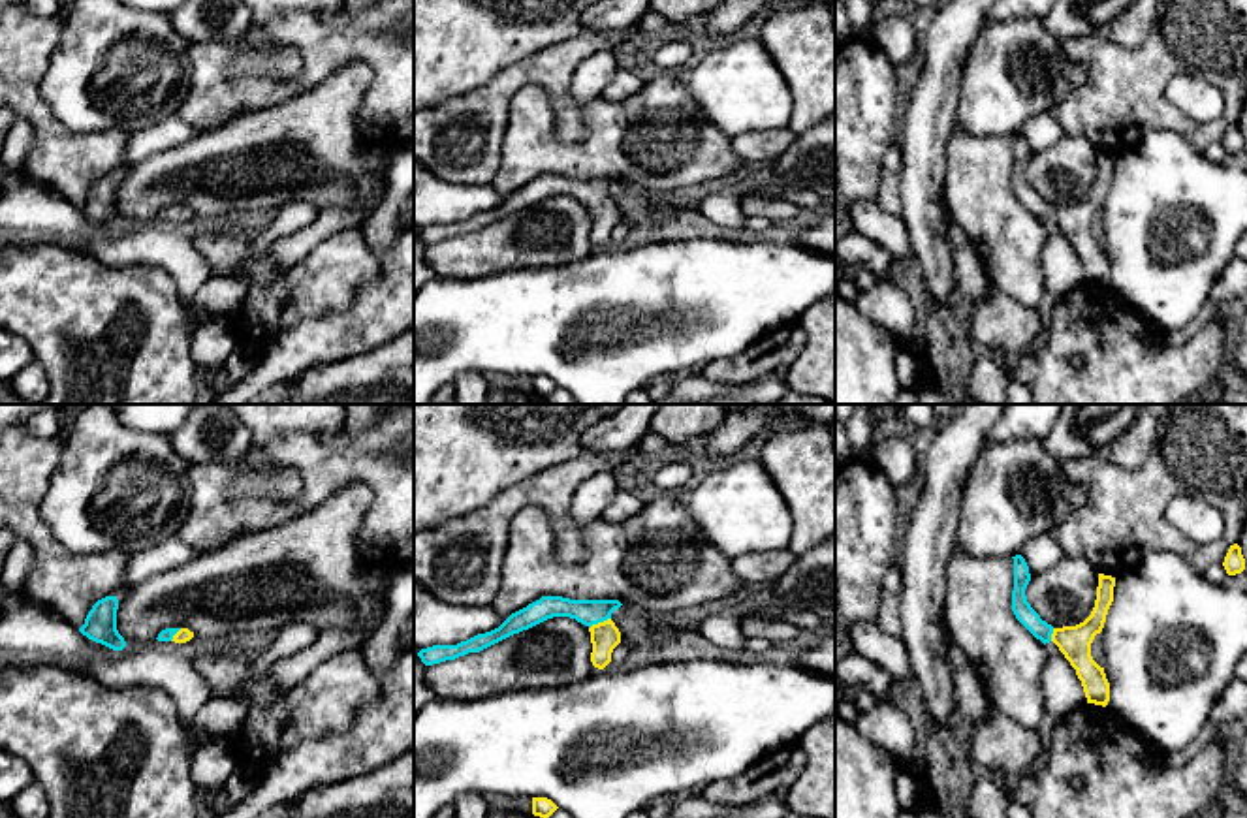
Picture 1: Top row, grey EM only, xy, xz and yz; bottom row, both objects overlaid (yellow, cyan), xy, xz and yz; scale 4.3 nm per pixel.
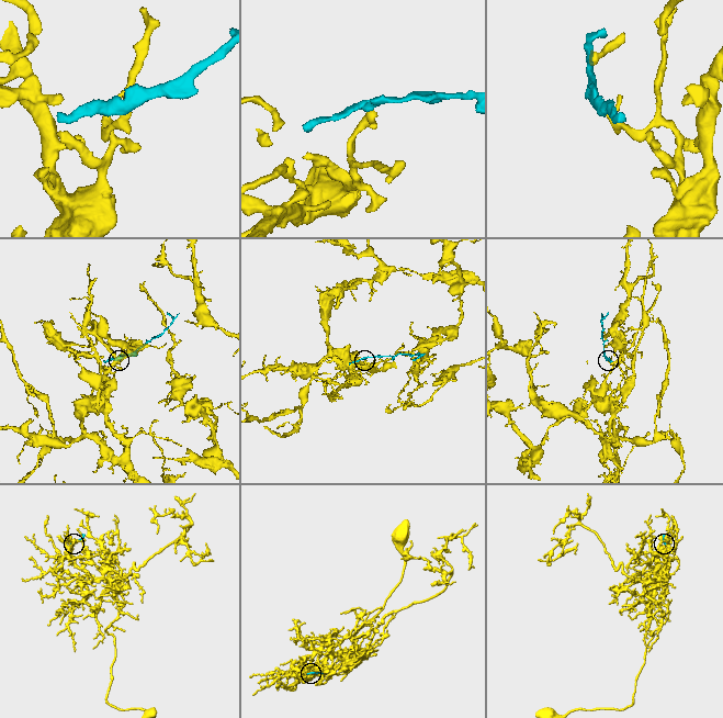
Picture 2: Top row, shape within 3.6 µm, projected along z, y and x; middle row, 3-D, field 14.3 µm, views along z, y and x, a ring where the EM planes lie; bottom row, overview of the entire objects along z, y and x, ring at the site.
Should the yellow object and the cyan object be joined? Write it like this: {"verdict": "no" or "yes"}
{"verdict": "yes"}

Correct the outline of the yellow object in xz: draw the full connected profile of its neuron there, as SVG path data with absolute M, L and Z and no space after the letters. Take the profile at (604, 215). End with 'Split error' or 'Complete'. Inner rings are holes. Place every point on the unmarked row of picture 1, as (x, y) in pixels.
M542 175L527 186L512 192L498 207L478 212L457 224L433 224L421 228L418 235L425 244L455 239L468 231L480 231L513 212L529 209L553 196L570 196L585 203L591 211L591 241L604 248L611 241L613 228L621 222L621 211L611 199L611 192L623 182L619 179L570 179L562 175Z. Split error

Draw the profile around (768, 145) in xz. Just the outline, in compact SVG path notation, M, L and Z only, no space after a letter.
M764 130L732 137L732 152L743 162L773 162L782 156L797 139L794 132Z

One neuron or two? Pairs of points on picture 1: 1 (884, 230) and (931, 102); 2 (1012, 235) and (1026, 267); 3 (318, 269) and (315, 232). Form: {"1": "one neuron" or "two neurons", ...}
{"1": "two neurons", "2": "one neuron", "3": "two neurons"}

